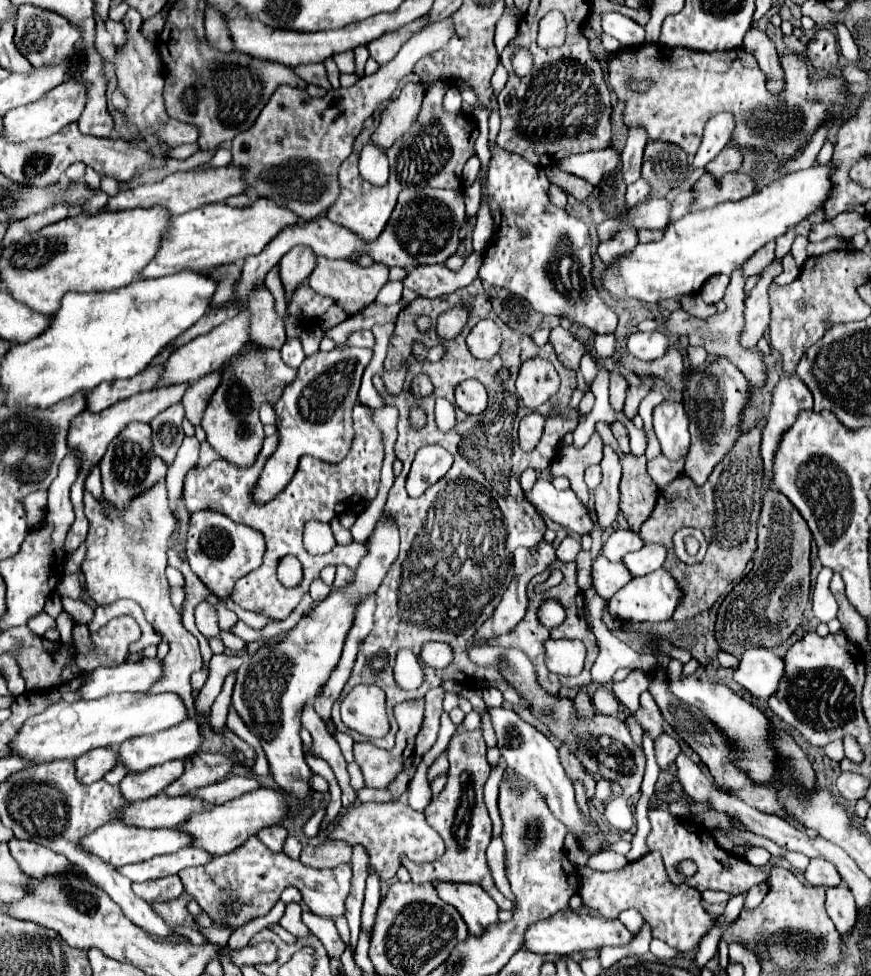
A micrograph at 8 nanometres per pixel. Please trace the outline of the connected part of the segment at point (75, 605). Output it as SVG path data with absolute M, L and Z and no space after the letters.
M61 596L61 604L63 604L63 610L67 610L69 614L73 614L73 618L75 618L77 624L89 624L93 620L95 610L91 610L91 606L83 604L81 600L73 600L69 596Z

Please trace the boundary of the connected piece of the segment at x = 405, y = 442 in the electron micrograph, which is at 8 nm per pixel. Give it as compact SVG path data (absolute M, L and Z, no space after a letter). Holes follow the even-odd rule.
M475 278L475 282L471 282L463 290L457 290L451 296L441 296L441 298L435 298L435 300L427 300L427 298L419 296L407 308L401 310L401 314L397 318L397 324L395 324L395 332L389 340L387 358L385 358L385 370L391 370L391 368L399 366L401 362L411 364L411 370L409 370L407 380L405 380L405 390L397 398L391 398L385 392L385 388L381 384L381 378L373 376L373 386L385 398L385 404L395 406L399 410L399 424L397 424L399 436L397 436L397 442L395 442L395 456L403 462L405 468L403 468L403 474L399 478L395 478L393 488L389 490L385 510L399 524L401 552L399 552L399 558L393 562L391 570L387 572L383 584L377 590L375 628L371 630L371 634L367 636L367 640L359 648L353 674L351 674L347 686L343 688L340 698L335 702L331 711L331 718L337 731L349 734L355 742L365 742L367 738L361 736L359 732L353 732L351 728L347 728L343 724L340 705L345 696L359 684L379 686L386 694L386 709L390 721L389 734L385 738L369 740L379 748L391 748L393 746L393 740L395 740L398 731L398 725L393 715L395 704L403 702L403 700L421 698L425 694L425 690L437 688L443 680L455 680L459 684L471 684L471 686L479 686L479 688L497 688L497 690L503 692L503 698L507 702L523 706L523 702L519 702L519 692L501 676L501 672L497 668L477 666L475 662L469 660L467 646L471 644L469 638L475 634L475 628L479 626L479 622L485 622L491 616L493 608L499 604L499 596L507 588L507 582L511 582L513 550L519 548L519 546L529 546L531 548L545 534L545 522L541 520L541 514L527 502L525 494L521 492L519 476L527 468L545 470L553 462L553 458L557 454L557 448L561 444L561 438L567 432L575 430L575 426L579 422L579 412L569 406L569 400L571 400L573 388L577 386L577 374L575 374L575 370L567 368L565 364L561 364L557 360L557 354L555 354L555 350L549 342L545 346L537 346L531 340L531 336L517 334L517 332L511 332L511 334L507 334L507 338L503 338L501 350L499 350L499 354L495 354L495 358L489 358L489 360L473 358L473 354L467 350L465 338L467 338L469 330L483 318L491 318L497 324L501 322L497 318L497 314L491 310L489 296L483 290L479 278ZM457 304L459 306L467 304L469 322L465 324L461 334L455 336L453 340L441 338L435 330L437 318L445 310L449 310L449 306L457 306ZM419 314L427 314L433 320L431 330L425 332L425 334L417 332L417 328L415 328L415 318ZM415 342L421 342L425 346L443 344L447 348L447 356L437 364L419 362L413 354L413 344ZM531 356L553 358L553 366L557 368L559 378L561 378L559 392L555 394L555 400L561 402L561 414L549 418L549 422L545 424L543 438L537 444L537 448L533 452L523 452L519 448L517 428L519 428L521 418L531 414L531 410L517 396L515 376L517 376L519 366L523 364L523 360L531 358ZM501 368L509 370L507 380L497 380L497 372ZM419 374L425 374L425 376L431 378L431 382L435 386L433 394L429 394L429 396L415 396L413 394L411 382ZM467 378L475 378L485 386L485 390L489 394L489 404L487 404L485 412L479 414L479 416L467 416L459 408L455 408L457 426L443 432L435 424L435 412L433 412L435 400L437 398L447 398L455 406L453 390L459 382L463 382ZM415 400L427 412L427 426L423 430L411 430L411 426L407 424L409 406ZM423 444L441 444L445 450L449 450L453 454L453 466L435 486L427 488L427 492L423 496L409 498L409 494L405 492L405 478L403 476L407 476L409 466L413 462L413 454ZM481 450L491 454L491 462L489 462L491 470L489 472L483 472L479 468ZM475 572L481 576L481 582L477 586L475 586ZM431 640L439 640L439 642L447 642L447 644L455 646L455 660L443 670L425 668L423 686L417 688L417 690L403 690L395 682L395 676L393 676L395 654L401 648L409 648L413 652L419 652L423 642L431 642Z

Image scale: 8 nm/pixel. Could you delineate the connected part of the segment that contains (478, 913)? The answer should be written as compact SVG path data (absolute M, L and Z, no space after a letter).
M433 882L437 888L437 894L451 906L459 910L463 916L465 924L469 926L469 934L479 936L483 934L491 924L499 922L499 908L495 902L491 902L491 896L485 890L479 890L479 886L463 884L443 884L443 882Z

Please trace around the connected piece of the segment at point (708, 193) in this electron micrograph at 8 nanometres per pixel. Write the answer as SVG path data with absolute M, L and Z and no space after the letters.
M705 172L695 184L693 184L693 192L695 192L695 202L691 206L693 212L697 210L705 210L705 208L713 208L721 202L727 200L741 200L747 198L755 192L755 180L749 174L741 174L741 172L731 172L725 174L721 178Z

